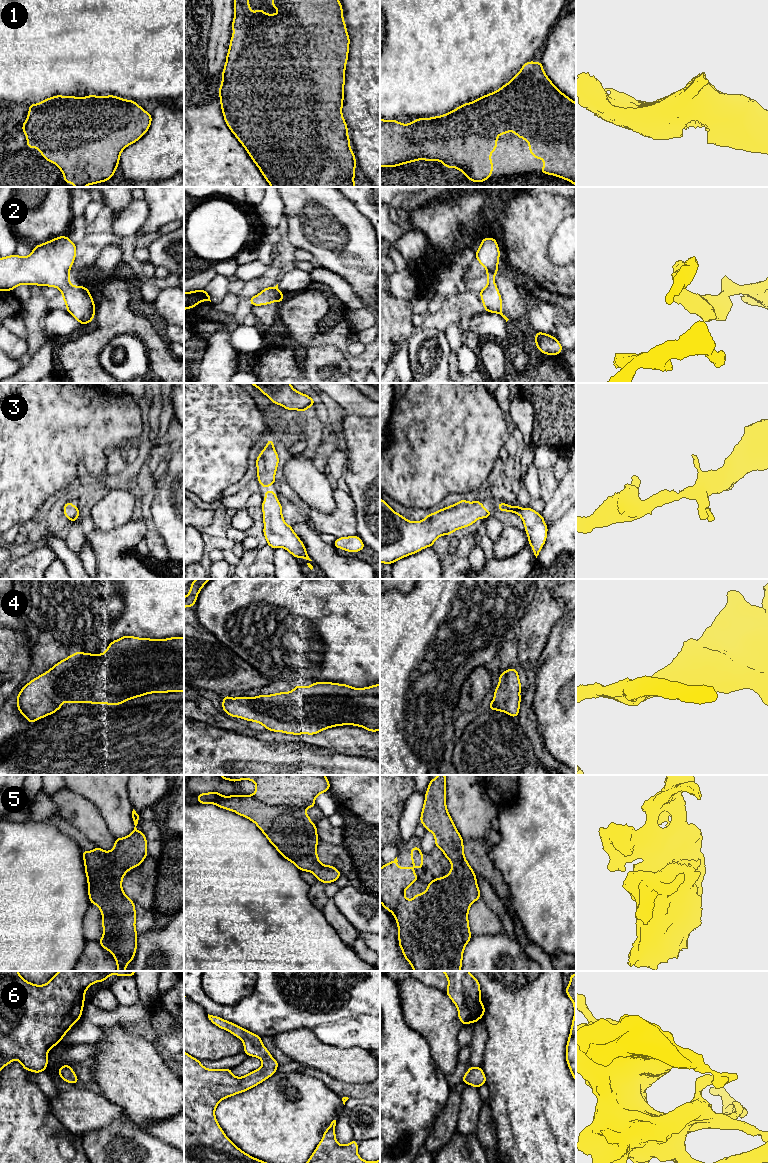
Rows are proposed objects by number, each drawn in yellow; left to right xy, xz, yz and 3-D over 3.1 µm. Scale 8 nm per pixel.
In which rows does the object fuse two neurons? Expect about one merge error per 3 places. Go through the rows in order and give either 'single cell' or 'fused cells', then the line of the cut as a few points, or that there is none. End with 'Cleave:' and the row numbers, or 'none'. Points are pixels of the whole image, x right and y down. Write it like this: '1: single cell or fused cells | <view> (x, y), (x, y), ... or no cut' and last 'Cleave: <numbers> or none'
1: single cell | no cut
2: single cell | no cut
3: single cell | no cut
4: single cell | no cut
5: single cell | no cut
6: single cell | no cut
Cleave: none

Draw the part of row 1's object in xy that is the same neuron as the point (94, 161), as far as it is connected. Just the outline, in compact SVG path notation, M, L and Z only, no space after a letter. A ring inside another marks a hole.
M56 95L38 104L29 104L22 131L27 138L27 148L38 148L45 160L57 165L65 183L85 187L112 178L121 152L138 141L151 122L152 115L132 100L113 95L81 98Z

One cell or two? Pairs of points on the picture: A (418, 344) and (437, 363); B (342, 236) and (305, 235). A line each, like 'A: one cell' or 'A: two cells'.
A: one cell
B: one cell

